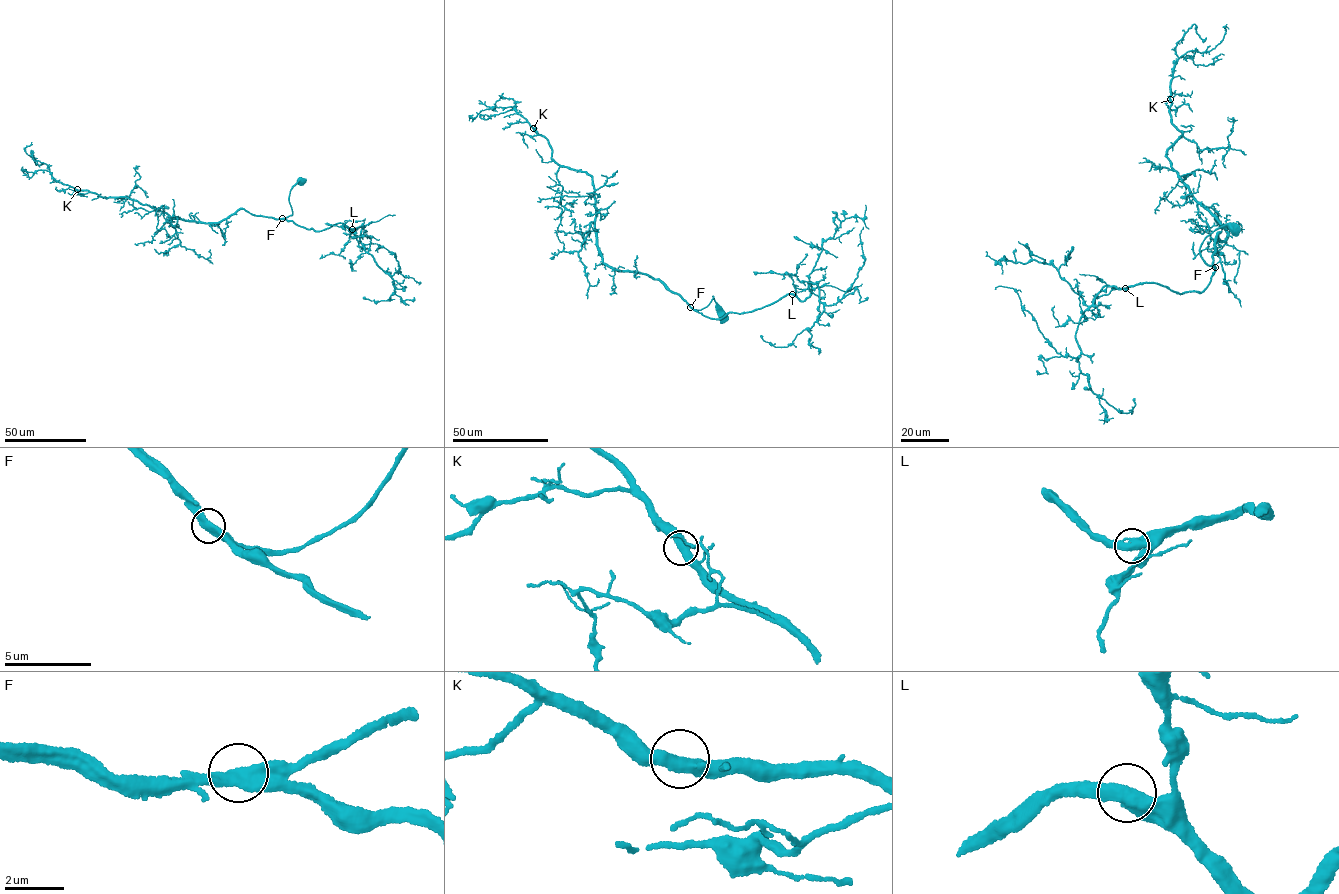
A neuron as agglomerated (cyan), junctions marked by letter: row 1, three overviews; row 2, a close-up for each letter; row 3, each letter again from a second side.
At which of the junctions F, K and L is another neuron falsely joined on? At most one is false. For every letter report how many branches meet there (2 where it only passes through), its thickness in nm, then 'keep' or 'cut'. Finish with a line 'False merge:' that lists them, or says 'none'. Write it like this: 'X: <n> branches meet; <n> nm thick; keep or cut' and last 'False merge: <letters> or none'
F: 2 branches meet; 480 nm thick; keep
K: 2 branches meet; 460 nm thick; keep
L: 2 branches meet; 500 nm thick; keep
False merge: none

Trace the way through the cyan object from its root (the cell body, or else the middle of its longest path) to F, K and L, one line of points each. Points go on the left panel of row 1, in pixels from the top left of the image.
F: (301, 180), (289, 195), (293, 214), (282, 218)
K: (301, 180), (290, 192), (291, 215), (275, 219), (239, 208), (212, 223), (172, 219), (126, 197), (77, 189)
L: (301, 180), (290, 190), (288, 197), (293, 214), (285, 219), (317, 231), (341, 223), (352, 229)

